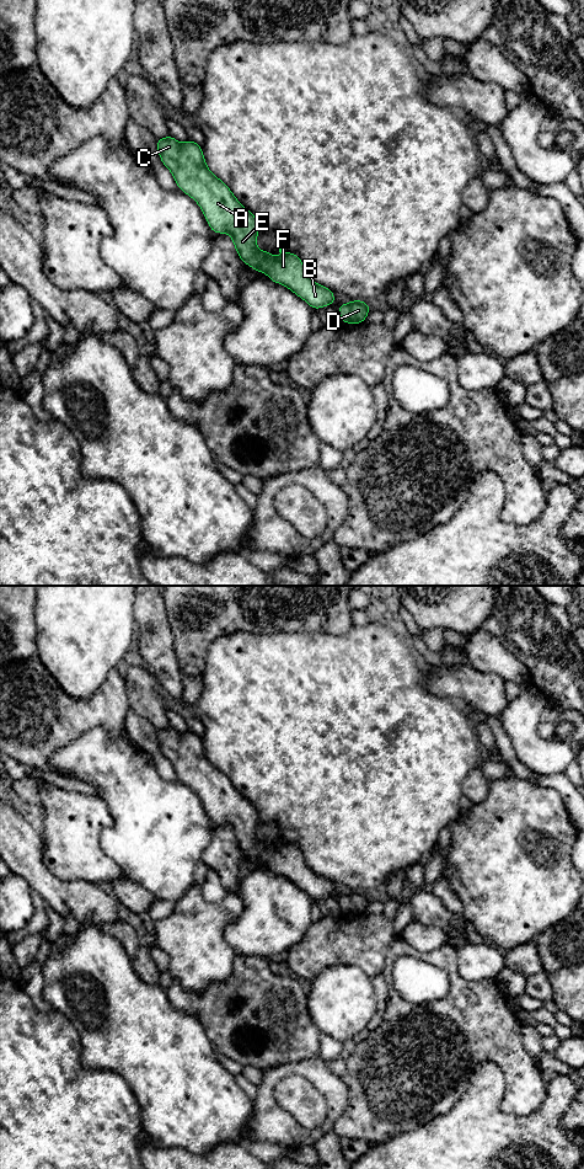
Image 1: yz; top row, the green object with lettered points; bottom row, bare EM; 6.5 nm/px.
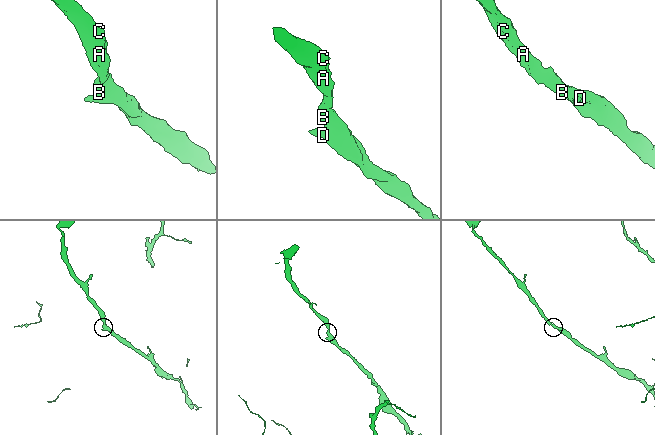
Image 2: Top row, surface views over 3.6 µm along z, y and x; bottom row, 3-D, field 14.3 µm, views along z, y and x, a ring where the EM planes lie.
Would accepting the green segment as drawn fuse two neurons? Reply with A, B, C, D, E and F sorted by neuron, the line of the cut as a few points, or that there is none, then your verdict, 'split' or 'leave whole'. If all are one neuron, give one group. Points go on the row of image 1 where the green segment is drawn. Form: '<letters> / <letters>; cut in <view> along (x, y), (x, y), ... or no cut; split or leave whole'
A B C D E F; no cut; leave whole

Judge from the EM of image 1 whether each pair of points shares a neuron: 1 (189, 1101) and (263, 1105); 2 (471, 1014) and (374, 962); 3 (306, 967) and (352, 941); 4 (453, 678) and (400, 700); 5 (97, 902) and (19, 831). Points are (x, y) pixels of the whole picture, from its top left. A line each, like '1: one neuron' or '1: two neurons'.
1: two neurons
2: two neurons
3: one neuron
4: two neurons
5: one neuron

